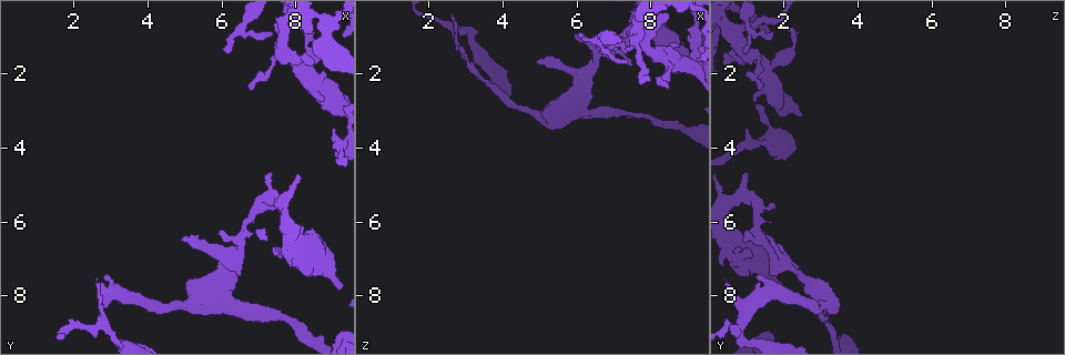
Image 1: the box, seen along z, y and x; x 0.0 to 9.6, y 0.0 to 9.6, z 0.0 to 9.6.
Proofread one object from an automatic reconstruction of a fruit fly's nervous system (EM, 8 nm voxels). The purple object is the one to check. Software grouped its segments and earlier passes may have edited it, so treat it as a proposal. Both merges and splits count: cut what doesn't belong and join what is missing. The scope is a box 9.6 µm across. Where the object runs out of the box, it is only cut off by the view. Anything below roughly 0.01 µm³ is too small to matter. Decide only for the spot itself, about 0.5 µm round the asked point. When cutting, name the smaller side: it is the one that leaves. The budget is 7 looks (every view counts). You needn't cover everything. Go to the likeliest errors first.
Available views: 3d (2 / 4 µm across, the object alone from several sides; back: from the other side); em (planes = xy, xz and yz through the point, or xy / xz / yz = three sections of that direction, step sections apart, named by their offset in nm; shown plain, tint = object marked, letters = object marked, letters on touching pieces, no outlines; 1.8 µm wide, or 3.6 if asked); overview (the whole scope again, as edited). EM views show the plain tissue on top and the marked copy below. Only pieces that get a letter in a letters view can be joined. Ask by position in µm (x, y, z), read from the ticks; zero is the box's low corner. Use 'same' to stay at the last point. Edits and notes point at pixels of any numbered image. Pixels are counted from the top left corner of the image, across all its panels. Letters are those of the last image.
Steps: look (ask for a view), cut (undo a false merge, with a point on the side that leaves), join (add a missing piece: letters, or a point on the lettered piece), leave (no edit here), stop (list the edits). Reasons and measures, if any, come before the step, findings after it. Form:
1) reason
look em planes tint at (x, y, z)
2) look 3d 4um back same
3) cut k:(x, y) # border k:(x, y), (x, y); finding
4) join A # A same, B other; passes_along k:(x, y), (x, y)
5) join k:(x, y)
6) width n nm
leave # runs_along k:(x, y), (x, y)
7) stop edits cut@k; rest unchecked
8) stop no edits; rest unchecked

narrows sharply
look 3d 4um at (2.75, 8.80, 0.80)

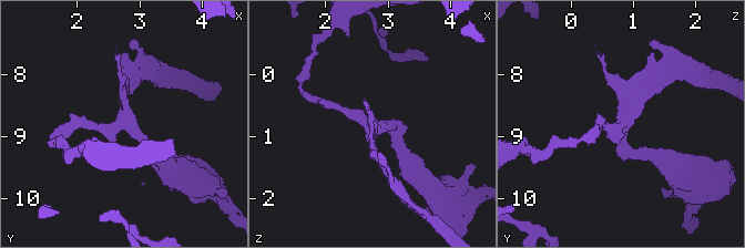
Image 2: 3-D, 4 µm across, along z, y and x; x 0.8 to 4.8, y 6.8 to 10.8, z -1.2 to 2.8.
arms 3; now the EM
look em xy step 16 tint at (2.80, 8.85, 0.85)

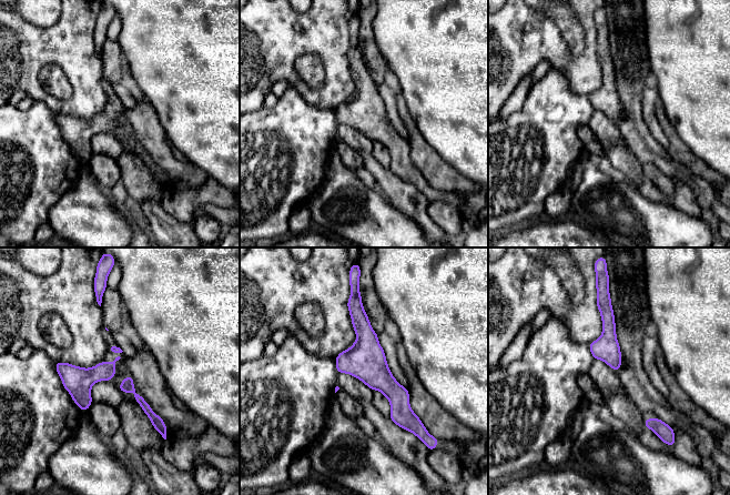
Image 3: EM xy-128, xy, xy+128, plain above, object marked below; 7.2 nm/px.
look em planes letters same

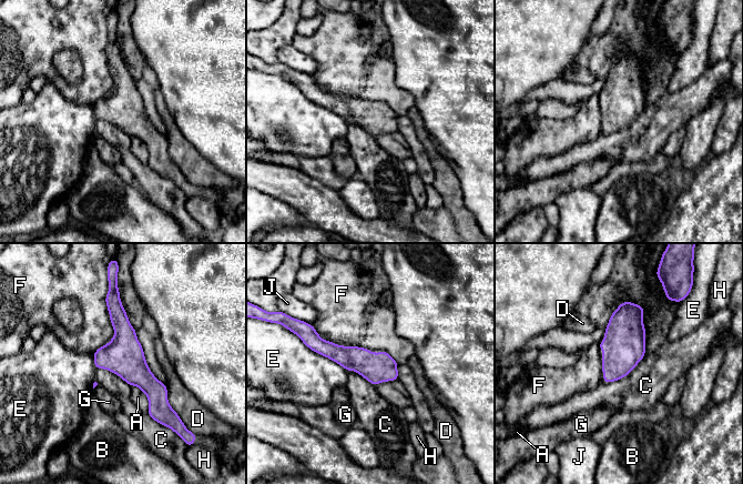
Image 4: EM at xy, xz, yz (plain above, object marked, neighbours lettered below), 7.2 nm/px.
width 220 nm
leave # A other, B other, C other, D other, E other, F other, G other, H other, J other; border 4:(644, 355), (624, 376), (602, 381); continuous, no second neuron

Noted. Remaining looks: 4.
thin end
look em xz step 16 tint at (8.20, 0.80, 2.10)

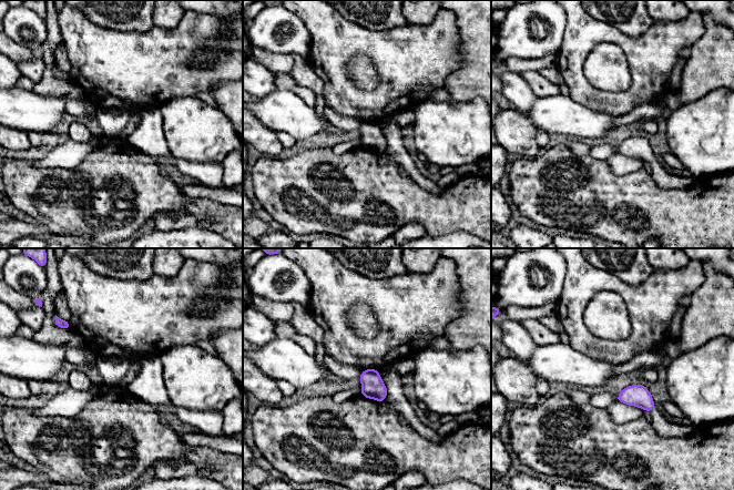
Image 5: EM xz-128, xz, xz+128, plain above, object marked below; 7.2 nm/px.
look em planes letters same

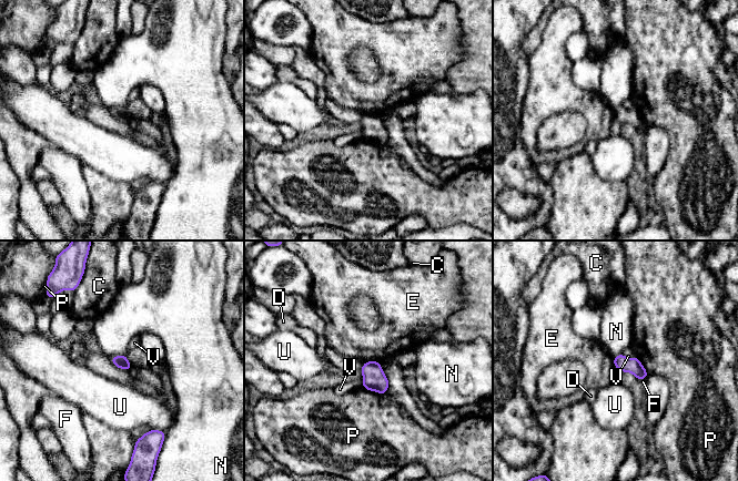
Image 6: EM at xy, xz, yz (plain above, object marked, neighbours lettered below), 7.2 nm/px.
leave # C other, D other, E other, F other, N other, P other, U other, V other; border 6:(377, 360), (366, 361); none of them fits

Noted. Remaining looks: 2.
an open end
look em xy step 8 tint at (8.80, 2.65, 1.25)

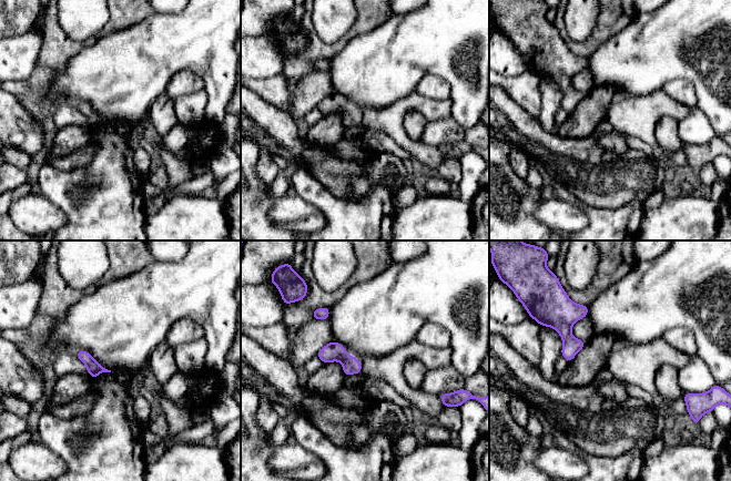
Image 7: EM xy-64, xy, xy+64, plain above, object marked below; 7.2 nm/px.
cut it another way
look em yz step 8 letters same

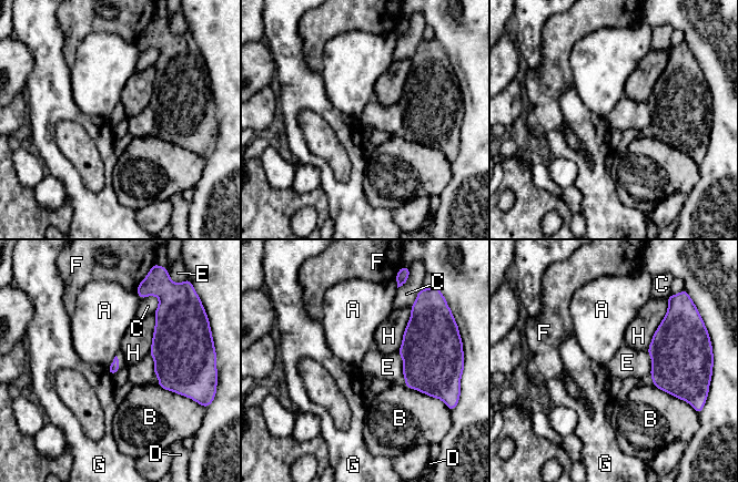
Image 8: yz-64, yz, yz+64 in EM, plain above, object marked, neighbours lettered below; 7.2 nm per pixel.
leave # A other, B other, C other, D other, E other, F other, G other, H other; border 8:(647, 349), (650, 356), (650, 373); none of them fits

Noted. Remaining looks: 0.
stop no edits; rest unchecked

